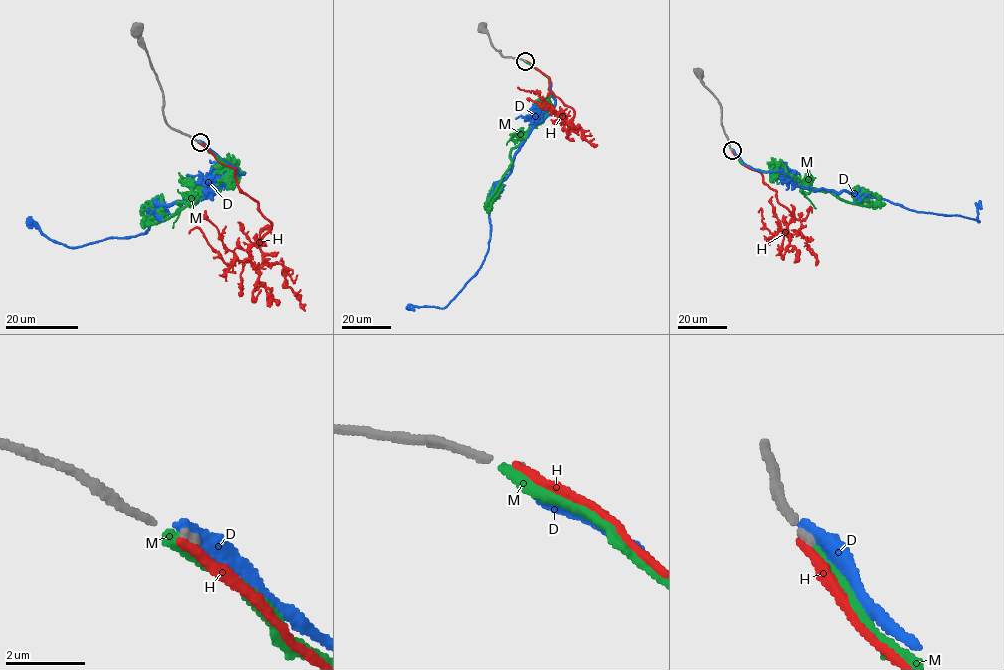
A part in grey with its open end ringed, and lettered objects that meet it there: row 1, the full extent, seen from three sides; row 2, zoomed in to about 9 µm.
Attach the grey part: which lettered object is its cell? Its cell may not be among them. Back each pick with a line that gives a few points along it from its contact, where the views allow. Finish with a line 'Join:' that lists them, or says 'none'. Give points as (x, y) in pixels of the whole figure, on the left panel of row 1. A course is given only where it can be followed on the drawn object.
Join: none

